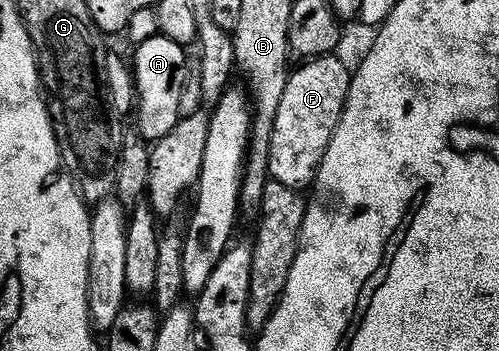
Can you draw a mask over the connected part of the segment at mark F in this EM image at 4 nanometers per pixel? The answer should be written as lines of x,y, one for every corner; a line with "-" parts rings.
333,53
308,58
287,73
268,144
268,174
273,181
303,188
309,187
318,175
350,87
351,67
346,67
338,57
337,53

